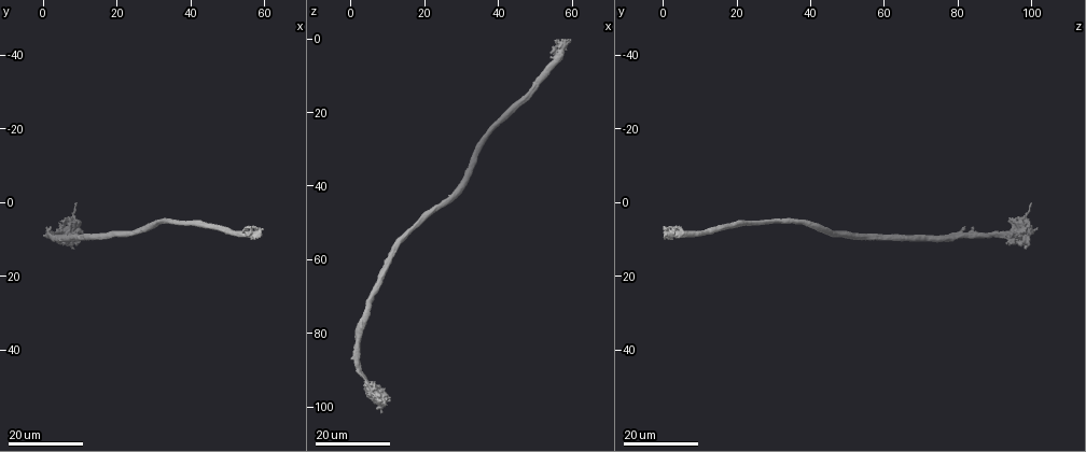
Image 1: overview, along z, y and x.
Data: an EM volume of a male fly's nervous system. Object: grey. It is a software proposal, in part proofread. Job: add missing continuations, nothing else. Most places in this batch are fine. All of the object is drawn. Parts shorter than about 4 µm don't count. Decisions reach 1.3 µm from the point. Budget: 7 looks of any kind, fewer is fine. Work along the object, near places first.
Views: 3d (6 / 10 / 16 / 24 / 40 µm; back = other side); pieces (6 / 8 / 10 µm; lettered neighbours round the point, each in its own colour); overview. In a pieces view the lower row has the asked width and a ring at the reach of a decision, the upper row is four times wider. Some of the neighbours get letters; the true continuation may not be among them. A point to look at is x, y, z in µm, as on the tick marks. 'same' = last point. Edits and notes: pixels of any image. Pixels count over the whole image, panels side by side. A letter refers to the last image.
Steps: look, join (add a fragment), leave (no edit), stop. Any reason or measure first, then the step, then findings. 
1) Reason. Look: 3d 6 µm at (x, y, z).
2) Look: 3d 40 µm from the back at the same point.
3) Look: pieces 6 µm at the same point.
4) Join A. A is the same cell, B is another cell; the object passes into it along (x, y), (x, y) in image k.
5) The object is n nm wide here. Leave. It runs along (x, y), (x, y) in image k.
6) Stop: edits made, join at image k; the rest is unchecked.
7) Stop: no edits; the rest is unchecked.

An open end. Look: 3d 24 µm at (5.5, 4.5, 94.0).

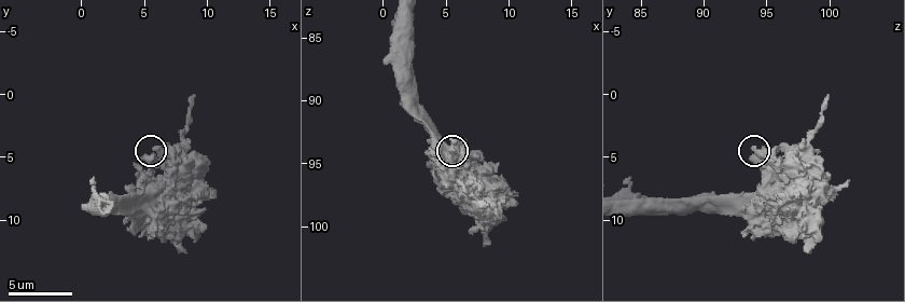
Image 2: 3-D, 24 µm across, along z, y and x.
Look: pieces 10 µm at (6.0, 4.4, 94.2).

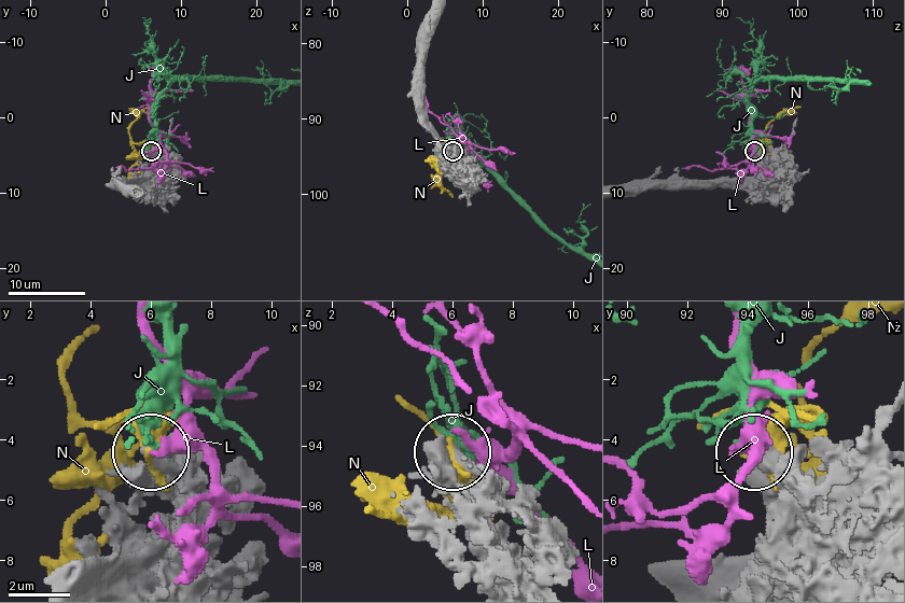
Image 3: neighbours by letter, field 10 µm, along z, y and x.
Leave. J, L and N are other cells; no lettered fragment goes on from it.

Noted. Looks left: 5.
Branch stops here. Look: 3d 16 µm at (2.5, 6.5, 81.5).

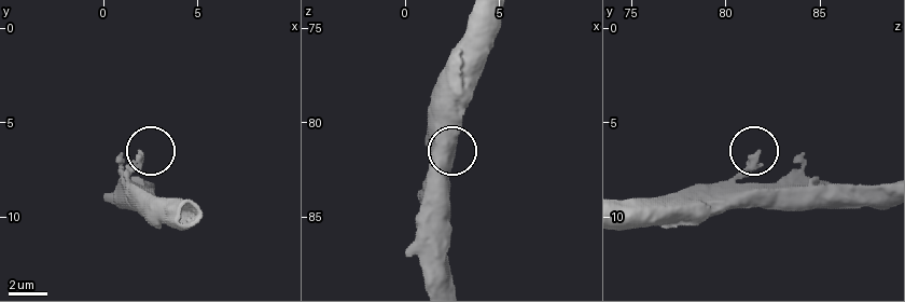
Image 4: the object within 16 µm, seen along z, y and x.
Look: pieces 6 µm at (2.1, 6.6, 81.6).

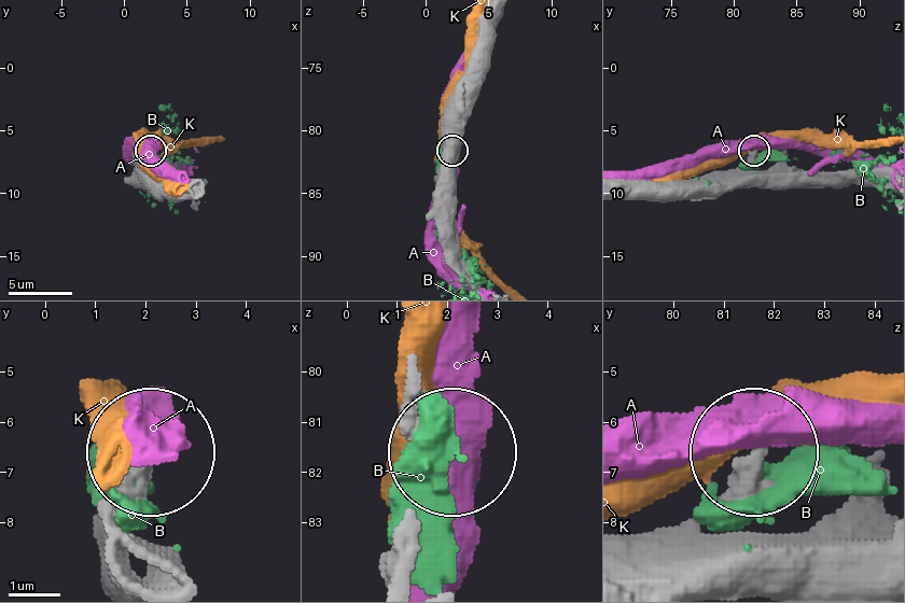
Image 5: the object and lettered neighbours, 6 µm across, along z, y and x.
Leave. A, B and K are other cells; no lettered fragment goes on from it.

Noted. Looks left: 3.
Look: pieces 10 µm at (8.2, 6.8, 101.4).

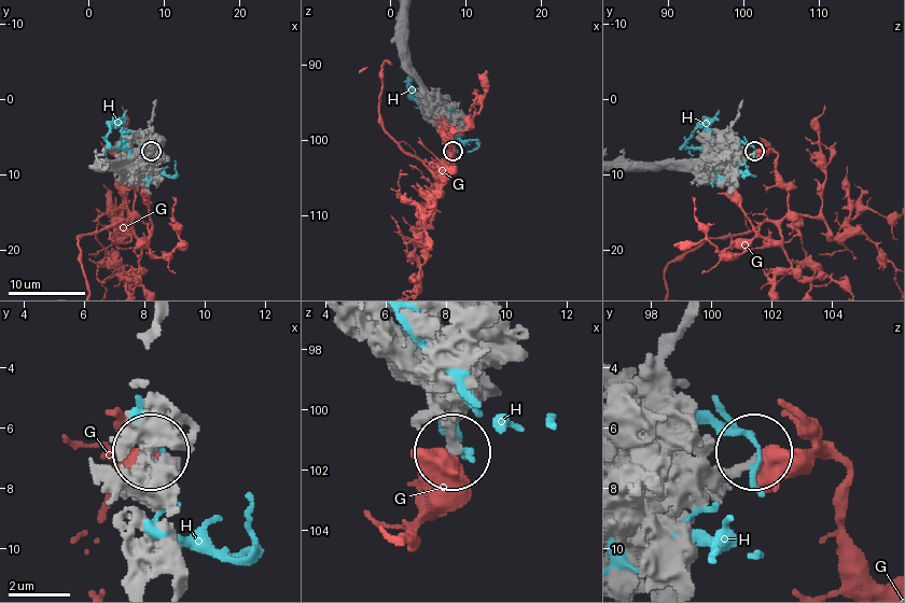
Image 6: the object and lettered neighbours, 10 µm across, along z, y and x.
Leave. G and H are other cells; none of them fits.

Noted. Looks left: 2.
Stop: no edits; the rest is unchecked.

